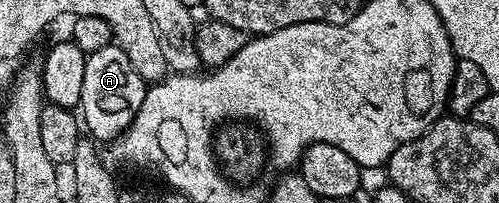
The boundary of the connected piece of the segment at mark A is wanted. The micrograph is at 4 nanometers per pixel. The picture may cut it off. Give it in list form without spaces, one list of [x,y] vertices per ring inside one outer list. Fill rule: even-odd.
[[[112,45],[105,49],[97,49],[97,53],[88,55],[78,110],[81,112],[82,126],[86,132],[88,129],[90,138],[95,141],[118,140],[133,121],[137,109],[141,109],[141,101],[147,88],[148,84],[144,83],[142,77],[133,69],[129,57],[125,57],[120,47]]]

